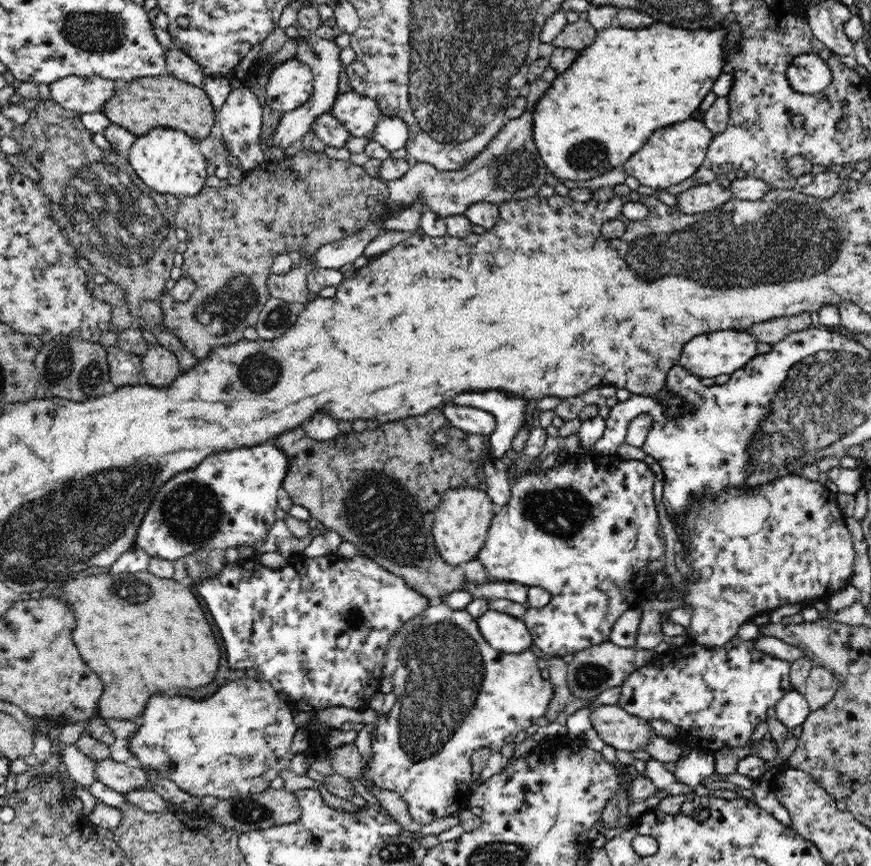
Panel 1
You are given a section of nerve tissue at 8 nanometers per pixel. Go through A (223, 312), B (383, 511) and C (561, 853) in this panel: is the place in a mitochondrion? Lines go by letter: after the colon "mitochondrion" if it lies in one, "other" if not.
A: mitochondrion
B: mitochondrion
C: other

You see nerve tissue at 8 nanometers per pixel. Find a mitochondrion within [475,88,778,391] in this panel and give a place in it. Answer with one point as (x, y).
(514, 170)

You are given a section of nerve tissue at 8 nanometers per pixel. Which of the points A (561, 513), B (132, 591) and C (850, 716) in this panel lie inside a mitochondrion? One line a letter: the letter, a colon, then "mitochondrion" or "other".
A: mitochondrion
B: mitochondrion
C: other

